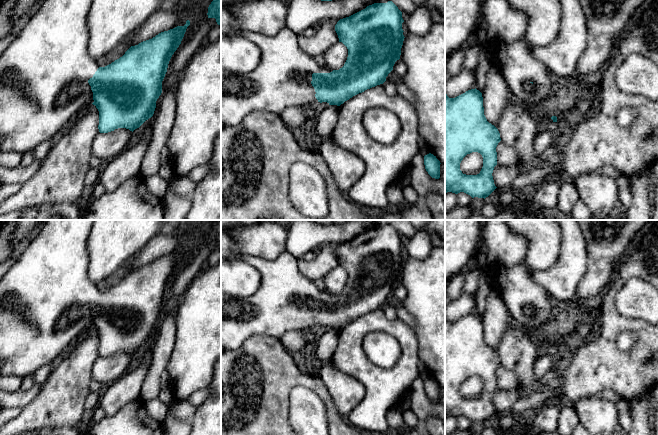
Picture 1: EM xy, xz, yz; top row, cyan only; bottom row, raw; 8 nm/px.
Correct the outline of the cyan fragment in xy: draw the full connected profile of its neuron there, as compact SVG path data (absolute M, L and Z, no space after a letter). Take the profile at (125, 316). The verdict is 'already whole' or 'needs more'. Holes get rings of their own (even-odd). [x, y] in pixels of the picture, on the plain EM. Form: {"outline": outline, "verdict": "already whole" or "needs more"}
{"outline": "M44 220L40 232L0 280L0 361L3 362L0 375L25 377L34 373L53 362L75 337L90 328L99 335L100 357L118 352L133 356L153 340L169 285L181 268L190 245L131 270L122 281L100 291L88 276L87 241L93 223L94 220Z", "verdict": "needs more"}

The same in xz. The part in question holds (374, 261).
{"outline": "M388 225L387 227L374 227L349 241L340 243L335 249L335 255L338 259L339 266L342 266L347 271L348 281L344 290L339 294L330 294L326 291L319 290L314 282L310 281L308 278L304 277L301 274L298 269L298 259L287 251L283 252L274 260L263 259L261 257L256 257L253 255L244 255L243 260L255 267L261 274L261 285L259 289L249 297L232 297L221 292L221 348L227 350L238 349L248 338L254 335L267 335L281 339L282 336L288 331L305 330L312 326L327 326L329 329L340 330L353 320L362 317L367 313L383 308L386 305L386 301L388 300L388 298L393 294L395 286L400 283L401 272L405 262L403 259L404 255L402 253L403 246L404 244L402 242L402 236L392 225Z", "verdict": "needs more"}

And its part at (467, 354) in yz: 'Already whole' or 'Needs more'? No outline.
Already whole

